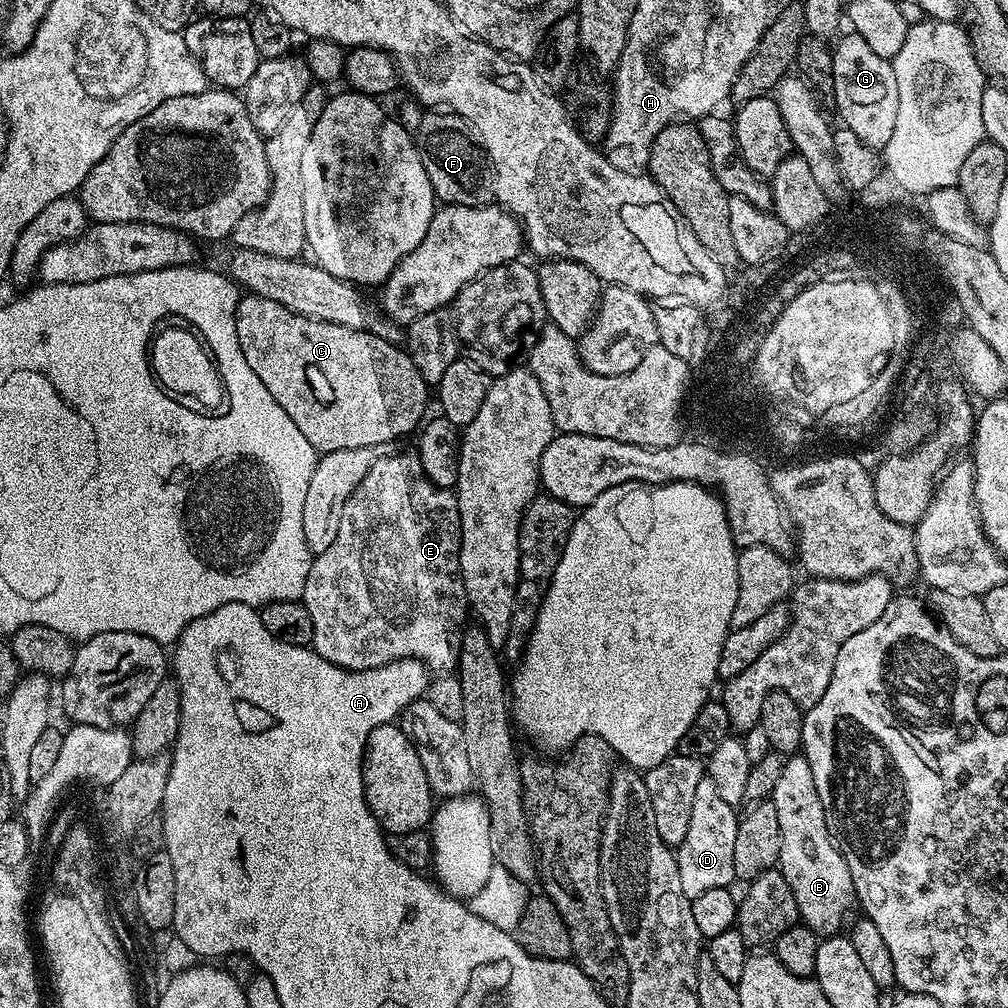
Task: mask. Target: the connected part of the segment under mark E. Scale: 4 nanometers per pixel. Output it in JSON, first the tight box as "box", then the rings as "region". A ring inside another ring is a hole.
{"box":[306,451,470,674],"region":[[[419,451],[396,452],[393,456],[381,455],[375,460],[362,482],[346,498],[342,506],[342,518],[338,522],[338,534],[333,544],[322,550],[322,554],[314,557],[312,564],[306,569],[306,603],[310,614],[310,623],[314,626],[314,638],[311,642],[313,652],[326,658],[339,668],[345,668],[348,672],[354,670],[370,670],[378,666],[386,666],[395,660],[410,658],[424,661],[425,665],[433,673],[440,674],[445,671],[448,663],[459,661],[460,647],[466,621],[470,616],[470,605],[464,593],[464,583],[460,577],[460,515],[458,514],[458,502],[452,488],[442,488],[436,485],[423,472],[423,462],[420,460]]]}

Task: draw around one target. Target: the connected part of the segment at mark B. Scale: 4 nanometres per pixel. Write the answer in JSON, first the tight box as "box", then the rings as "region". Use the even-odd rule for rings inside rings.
{"box":[770,754,856,937],"region":[[[792,754],[785,759],[782,778],[778,778],[770,798],[778,809],[778,827],[782,829],[778,867],[786,882],[790,882],[800,920],[817,937],[835,936],[843,929],[840,927],[848,911],[856,904],[856,891],[850,878],[850,866],[846,866],[844,853],[828,829],[824,807],[818,798],[818,786],[814,786],[814,774],[804,755]]]}

